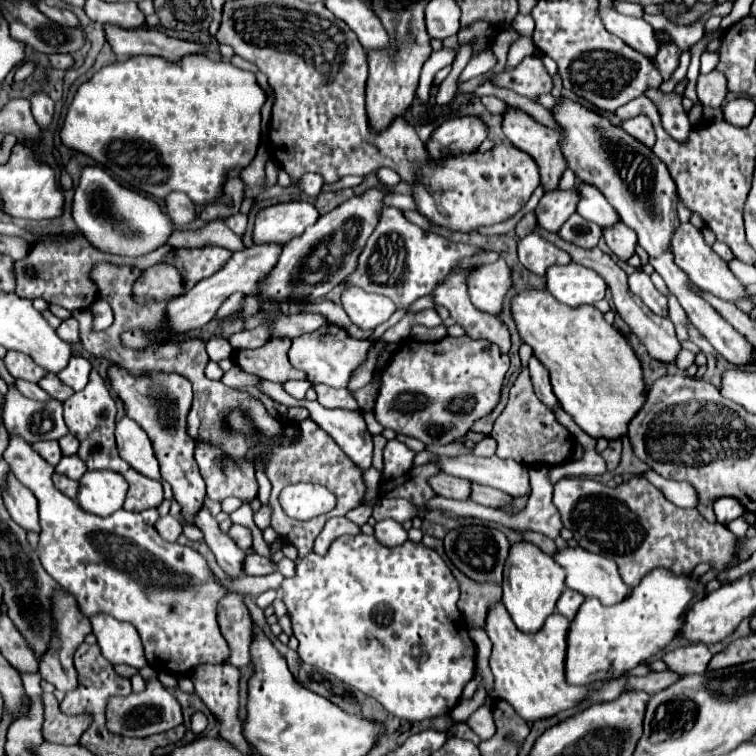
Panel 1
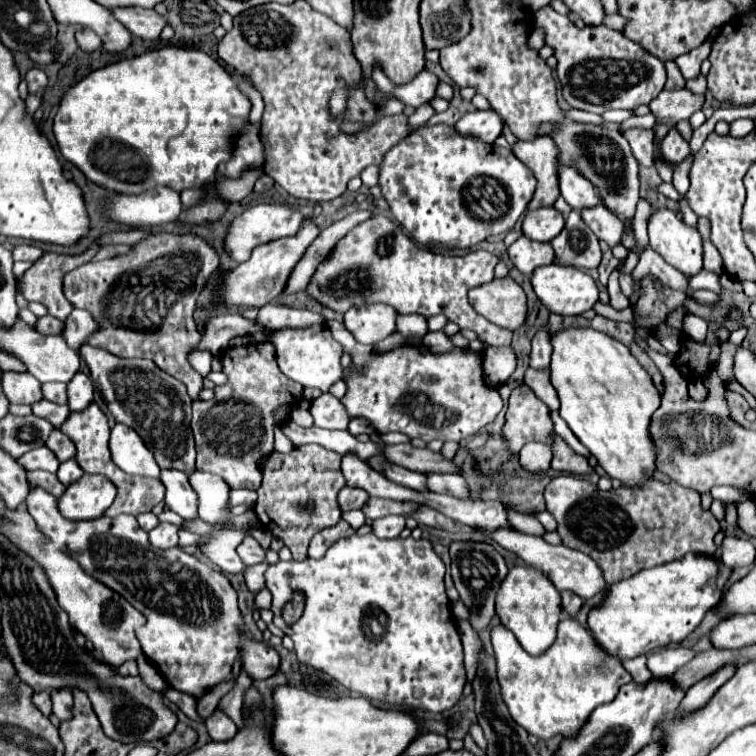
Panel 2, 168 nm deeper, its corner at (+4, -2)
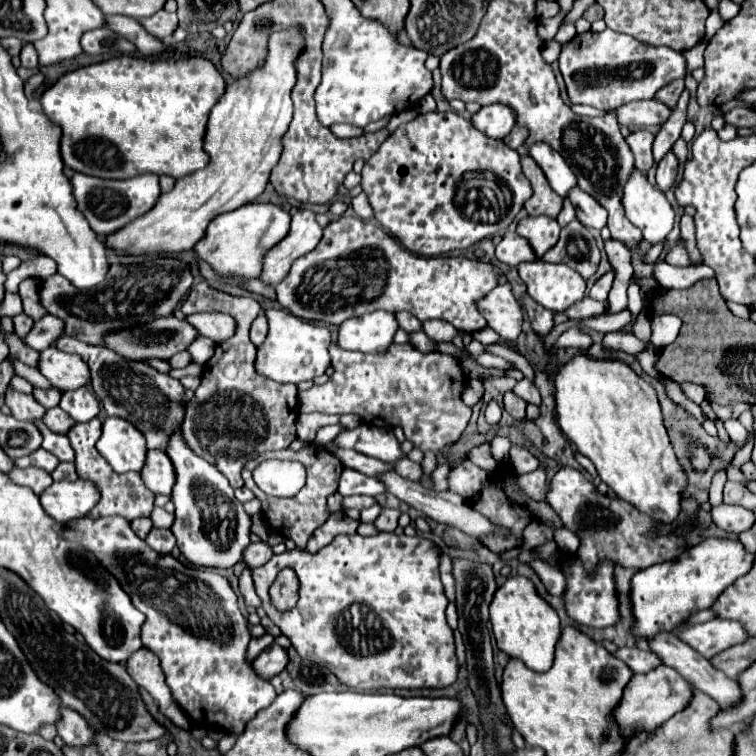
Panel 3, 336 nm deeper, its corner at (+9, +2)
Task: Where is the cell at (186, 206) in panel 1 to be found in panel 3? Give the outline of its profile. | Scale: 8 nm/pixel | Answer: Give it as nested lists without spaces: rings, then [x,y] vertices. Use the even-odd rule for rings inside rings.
[[[76,172],[70,182],[72,182],[72,194],[74,194],[78,210],[84,214],[90,228],[98,236],[108,236],[120,230],[122,226],[126,226],[130,220],[148,212],[160,194],[156,174],[140,174],[128,180],[102,180],[102,178]]]

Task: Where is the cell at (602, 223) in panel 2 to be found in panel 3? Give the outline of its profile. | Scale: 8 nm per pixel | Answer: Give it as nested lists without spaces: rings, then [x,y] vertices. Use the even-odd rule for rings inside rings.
[[[574,186],[574,190],[570,190],[570,194],[566,196],[574,208],[576,208],[576,218],[588,226],[588,228],[596,228],[602,230],[606,226],[606,210],[584,190],[580,190],[578,186]]]

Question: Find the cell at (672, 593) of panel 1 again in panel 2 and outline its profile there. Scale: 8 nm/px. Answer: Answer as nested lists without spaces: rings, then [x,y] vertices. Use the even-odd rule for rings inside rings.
[[[697,554],[641,570],[641,574],[607,588],[605,598],[591,608],[587,626],[599,648],[619,662],[649,654],[667,644],[677,644],[691,634],[703,616],[719,602],[729,574],[731,570],[721,562]]]

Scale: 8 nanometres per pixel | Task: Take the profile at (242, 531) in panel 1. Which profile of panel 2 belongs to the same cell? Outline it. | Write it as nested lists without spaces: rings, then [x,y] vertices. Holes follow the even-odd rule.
[[[247,534],[247,538],[243,538],[237,554],[245,562],[245,566],[253,566],[253,564],[259,564],[265,560],[265,550],[259,546],[259,542],[251,534]]]

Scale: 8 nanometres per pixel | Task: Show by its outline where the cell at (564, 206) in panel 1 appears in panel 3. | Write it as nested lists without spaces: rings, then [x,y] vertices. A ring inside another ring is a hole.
[[[526,216],[524,220],[520,220],[516,232],[530,242],[536,258],[542,258],[542,254],[546,254],[546,250],[550,250],[558,242],[560,226],[554,218],[548,216]]]

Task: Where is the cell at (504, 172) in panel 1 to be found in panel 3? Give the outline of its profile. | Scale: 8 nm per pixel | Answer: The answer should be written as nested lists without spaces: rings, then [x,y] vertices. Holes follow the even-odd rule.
[[[428,112],[412,122],[398,126],[386,142],[366,160],[362,168],[362,190],[374,210],[374,218],[418,256],[442,256],[454,250],[466,250],[476,242],[506,232],[522,210],[532,188],[522,174],[520,154],[504,140],[494,140],[472,126],[456,112]]]

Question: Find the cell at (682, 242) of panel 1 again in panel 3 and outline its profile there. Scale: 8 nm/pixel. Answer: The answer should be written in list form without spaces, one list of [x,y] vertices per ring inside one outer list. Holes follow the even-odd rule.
[[[634,168],[622,194],[626,218],[642,230],[644,240],[658,244],[674,226],[674,210],[666,196],[656,190],[642,170]]]

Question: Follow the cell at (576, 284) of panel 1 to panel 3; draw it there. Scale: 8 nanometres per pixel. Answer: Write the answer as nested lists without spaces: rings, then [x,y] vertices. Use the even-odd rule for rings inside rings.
[[[542,260],[524,262],[518,274],[528,288],[528,294],[552,312],[564,312],[574,302],[584,298],[586,282],[570,266],[548,264]]]

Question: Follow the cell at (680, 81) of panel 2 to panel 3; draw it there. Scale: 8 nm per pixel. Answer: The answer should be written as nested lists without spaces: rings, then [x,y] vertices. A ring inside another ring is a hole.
[[[676,80],[676,82],[670,82],[668,86],[664,86],[656,96],[660,102],[666,102],[666,106],[672,106],[672,110],[674,110],[682,90],[684,90],[684,80]]]

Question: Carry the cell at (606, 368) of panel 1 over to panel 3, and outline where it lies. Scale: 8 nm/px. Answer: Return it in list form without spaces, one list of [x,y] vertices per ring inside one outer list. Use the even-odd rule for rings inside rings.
[[[572,358],[556,376],[556,412],[558,426],[594,462],[600,480],[620,500],[634,504],[654,522],[672,524],[678,518],[688,476],[672,450],[654,388],[628,364]]]

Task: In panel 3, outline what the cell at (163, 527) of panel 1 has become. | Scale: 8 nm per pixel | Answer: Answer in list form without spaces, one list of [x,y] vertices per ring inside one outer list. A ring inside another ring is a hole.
[[[152,528],[150,534],[146,536],[146,544],[156,550],[158,554],[170,554],[172,548],[176,546],[174,534],[170,530],[160,530],[160,528]]]

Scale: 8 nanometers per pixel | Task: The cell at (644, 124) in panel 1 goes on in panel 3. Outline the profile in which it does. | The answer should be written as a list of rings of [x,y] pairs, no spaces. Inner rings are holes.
[[[636,130],[626,138],[630,150],[634,152],[636,168],[640,168],[644,172],[654,166],[654,158],[652,158],[652,142],[654,142],[654,138],[656,138],[656,134],[648,132],[648,130]]]

